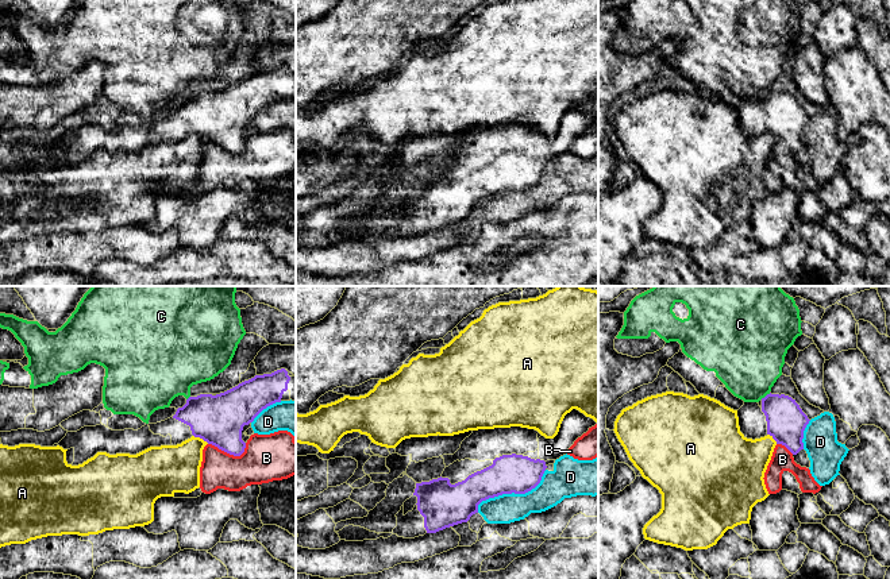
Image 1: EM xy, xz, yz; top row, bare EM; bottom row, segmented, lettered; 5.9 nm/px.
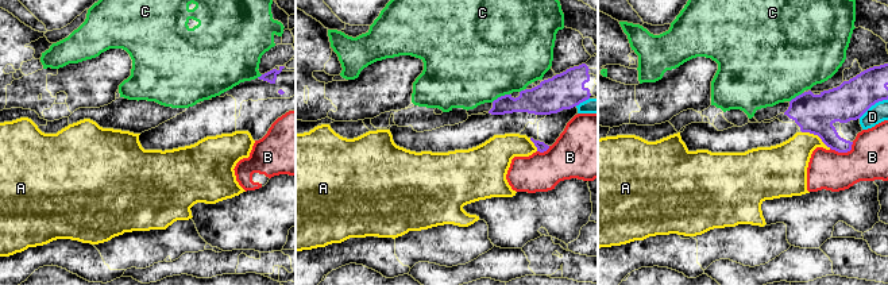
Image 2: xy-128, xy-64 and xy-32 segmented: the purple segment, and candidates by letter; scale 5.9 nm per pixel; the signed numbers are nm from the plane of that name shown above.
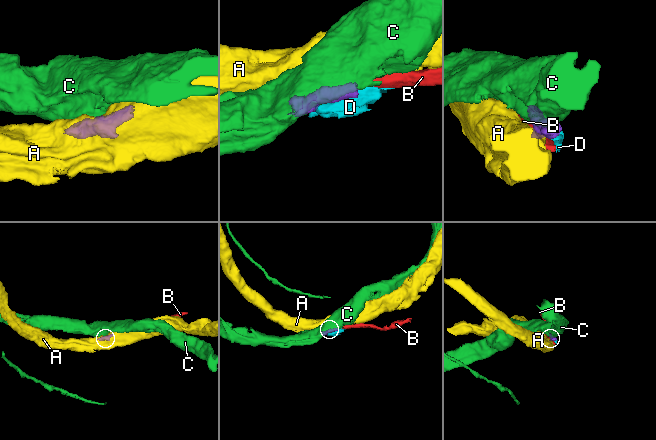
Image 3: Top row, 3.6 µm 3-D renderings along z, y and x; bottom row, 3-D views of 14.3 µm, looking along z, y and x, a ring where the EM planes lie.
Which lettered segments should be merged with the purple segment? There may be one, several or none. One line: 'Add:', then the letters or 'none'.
Add: none

